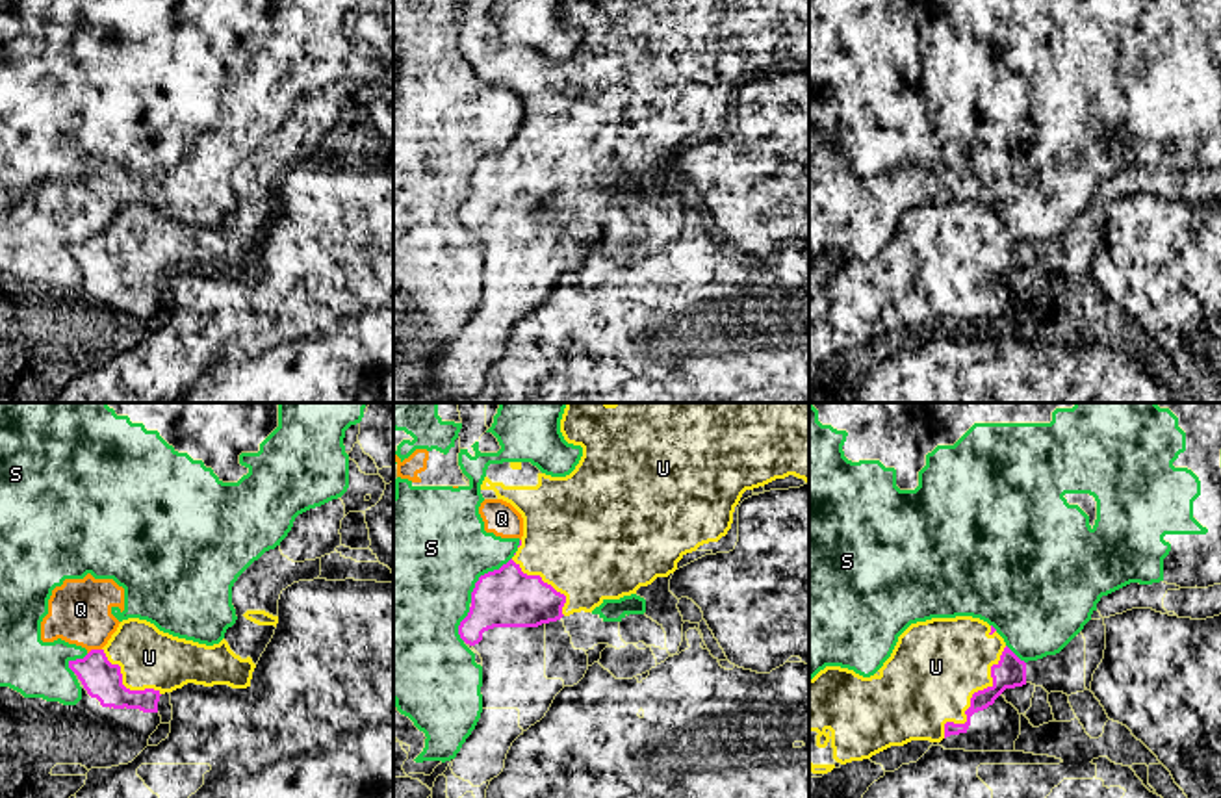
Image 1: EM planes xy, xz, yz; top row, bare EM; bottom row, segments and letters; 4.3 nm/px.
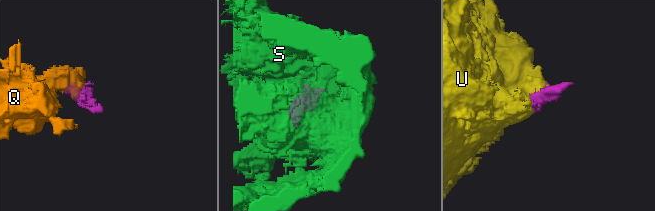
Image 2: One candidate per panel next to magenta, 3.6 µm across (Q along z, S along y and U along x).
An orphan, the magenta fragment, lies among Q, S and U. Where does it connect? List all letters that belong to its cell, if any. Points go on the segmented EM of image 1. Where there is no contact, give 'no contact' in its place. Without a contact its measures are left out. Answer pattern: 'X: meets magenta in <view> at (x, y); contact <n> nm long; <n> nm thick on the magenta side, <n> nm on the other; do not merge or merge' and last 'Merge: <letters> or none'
Q: meets magenta in xy at (93, 650); contact 70 nm long; 160 nm thick on the magenta side, 280 nm on the other; do not merge
S: meets magenta in xz at (485, 574); contact 260 nm long; 260 nm thick on the magenta side, 460 nm on the other; do not merge
U: meets magenta in yz at (973, 696); contact 480 nm long; 140 nm thick on the magenta side, 400 nm on the other; merge
Merge: U

